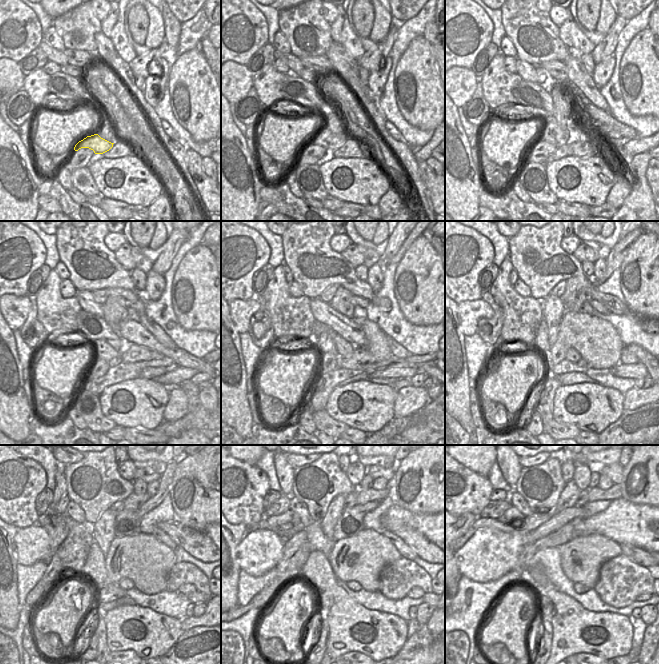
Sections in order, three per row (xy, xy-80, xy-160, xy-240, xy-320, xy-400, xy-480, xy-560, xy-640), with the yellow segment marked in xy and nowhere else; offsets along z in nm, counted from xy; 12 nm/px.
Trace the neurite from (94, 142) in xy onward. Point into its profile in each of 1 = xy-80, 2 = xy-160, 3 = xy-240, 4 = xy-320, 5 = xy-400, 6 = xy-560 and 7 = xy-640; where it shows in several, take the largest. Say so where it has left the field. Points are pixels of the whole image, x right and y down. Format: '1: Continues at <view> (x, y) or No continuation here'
1: Continues at xy-80 (325, 138)
2: Continues at xy-160 (552, 133)
3: Continues at xy-240 (104, 351)
4: Continues at xy-320 (324, 343)
5: Continues at xy-400 (553, 309)
6: Continues at xy-560 (337, 505)
7: Continues at xy-640 (569, 496)

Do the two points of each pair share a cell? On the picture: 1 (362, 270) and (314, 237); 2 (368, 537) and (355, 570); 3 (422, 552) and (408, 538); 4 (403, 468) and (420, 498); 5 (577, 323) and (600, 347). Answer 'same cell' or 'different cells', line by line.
1: different cells
2: same cell
3: same cell
4: same cell
5: same cell

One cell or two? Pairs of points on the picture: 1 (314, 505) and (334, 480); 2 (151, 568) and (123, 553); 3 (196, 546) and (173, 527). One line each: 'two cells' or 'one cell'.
1: one cell
2: one cell
3: one cell

